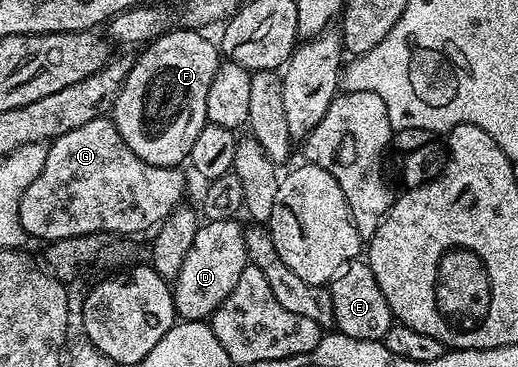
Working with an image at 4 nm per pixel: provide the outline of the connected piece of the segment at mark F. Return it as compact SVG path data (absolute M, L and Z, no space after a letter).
M177 28L164 32L155 40L149 41L140 49L141 57L134 59L133 66L111 109L111 119L123 142L143 162L151 162L155 166L176 168L184 165L189 159L191 146L195 146L195 138L199 138L199 130L207 123L207 94L211 90L211 82L217 73L219 48L200 31L191 28Z

